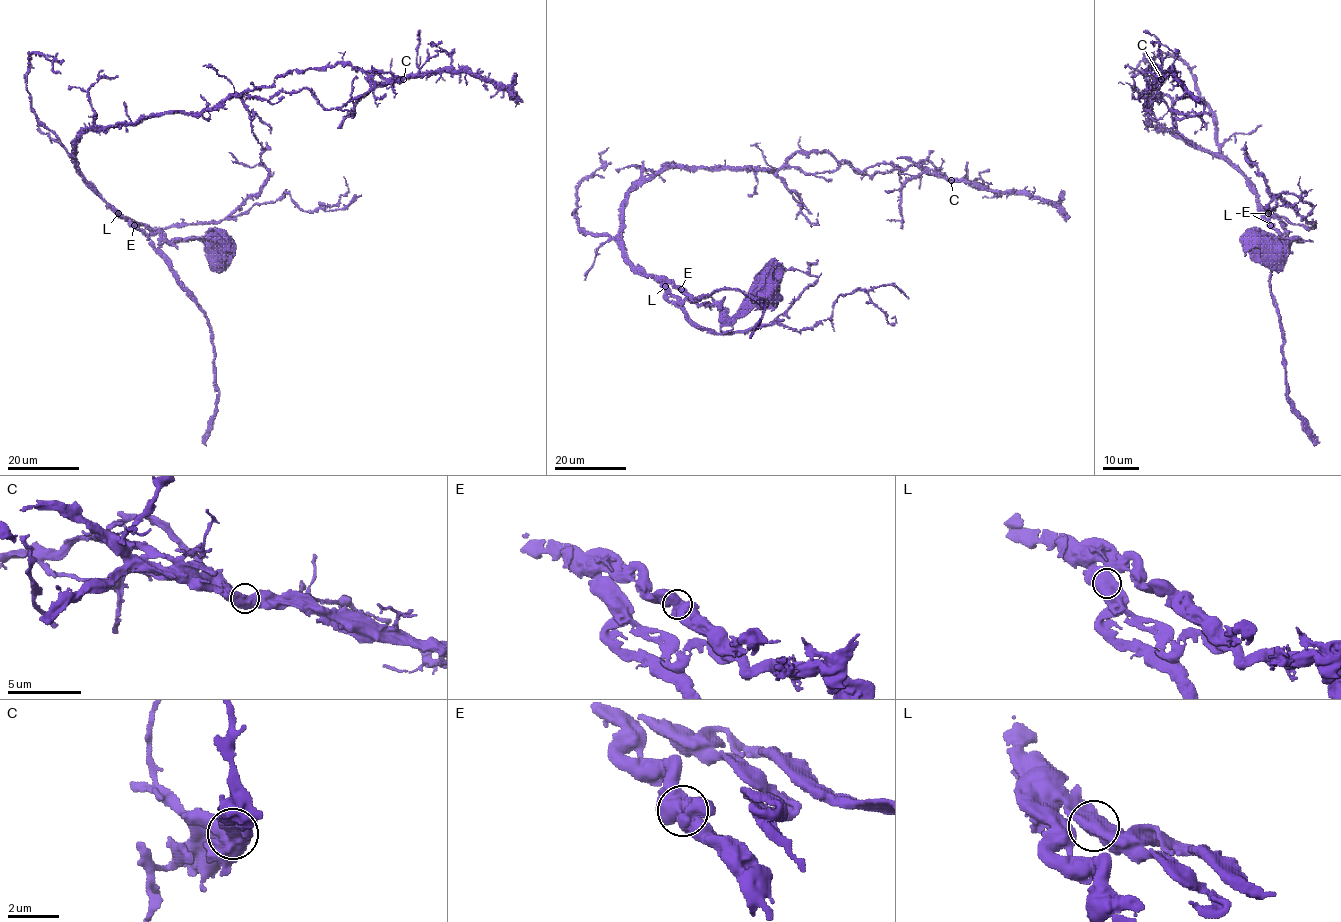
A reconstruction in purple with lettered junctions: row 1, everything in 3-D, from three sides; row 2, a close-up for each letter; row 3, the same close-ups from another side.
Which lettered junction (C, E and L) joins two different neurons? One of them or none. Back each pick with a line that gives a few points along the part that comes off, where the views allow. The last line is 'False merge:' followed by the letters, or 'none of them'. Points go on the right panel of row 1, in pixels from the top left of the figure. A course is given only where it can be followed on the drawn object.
C: Course of the part to remove: (1161, 79), (1167, 73), (1174, 73), (1203, 104)
False merge: C

